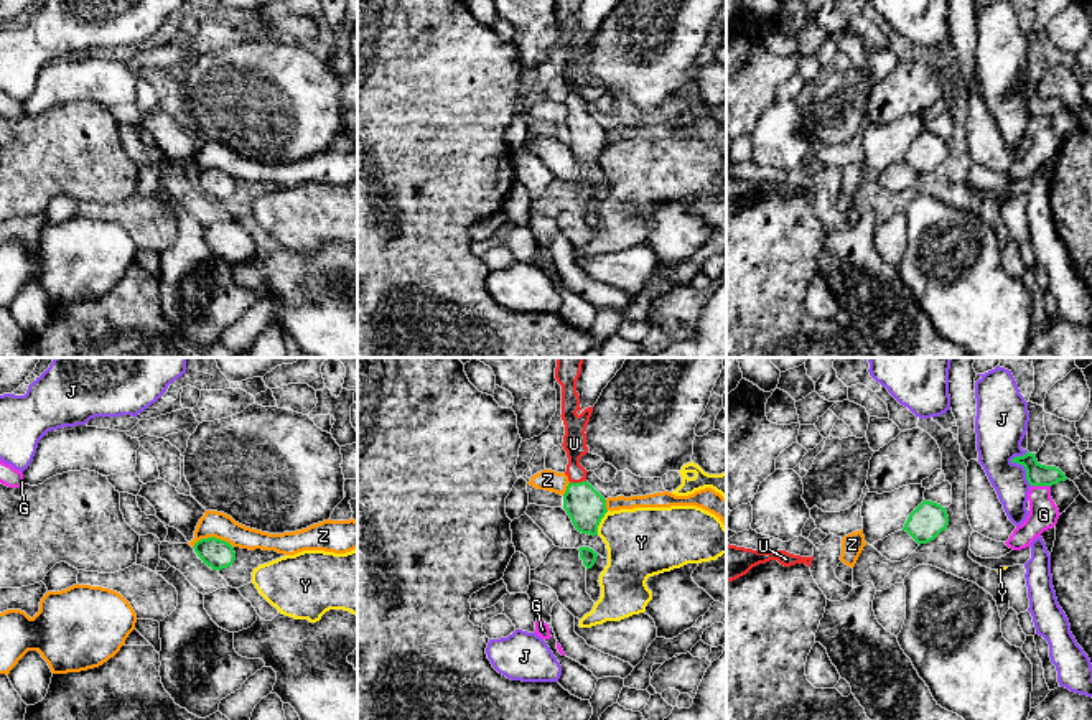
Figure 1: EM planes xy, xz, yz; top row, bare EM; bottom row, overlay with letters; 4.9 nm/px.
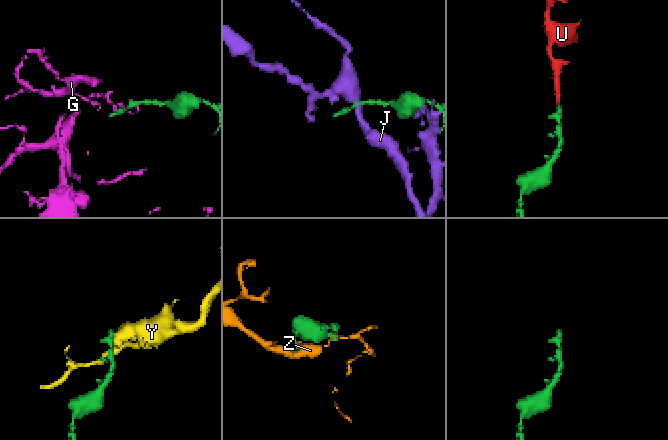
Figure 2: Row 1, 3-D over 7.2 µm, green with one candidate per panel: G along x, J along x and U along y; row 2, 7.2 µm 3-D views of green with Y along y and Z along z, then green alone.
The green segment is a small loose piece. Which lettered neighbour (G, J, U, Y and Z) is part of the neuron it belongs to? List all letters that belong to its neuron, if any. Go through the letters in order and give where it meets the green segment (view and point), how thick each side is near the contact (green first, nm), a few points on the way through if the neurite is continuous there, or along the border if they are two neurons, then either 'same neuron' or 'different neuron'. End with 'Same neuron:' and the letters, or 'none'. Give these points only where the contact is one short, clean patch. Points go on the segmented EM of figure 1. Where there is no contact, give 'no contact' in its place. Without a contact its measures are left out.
G: contact yz (1041, 485); calibres 110 and 140 nm; different neuron
J: contact yz (1020, 463); calibres 110 and 260 nm; border yz (1026, 450), (1012, 460), (1023, 467), (1025, 478), (1031, 485); different neuron
U: contact xz (577, 483); calibres 190 and 110 nm; way xz (585, 506), (577, 483), (574, 444); same neuron
Y: contact xz (600, 521); calibres 190 and 340 nm; border xz (608, 511), (597, 534); different neuron
Z: contact xy (213, 537); calibres 150 and 130 nm; border xy (193, 544), (201, 539), (219, 537), (231, 546); different neuron
Same neuron: U

